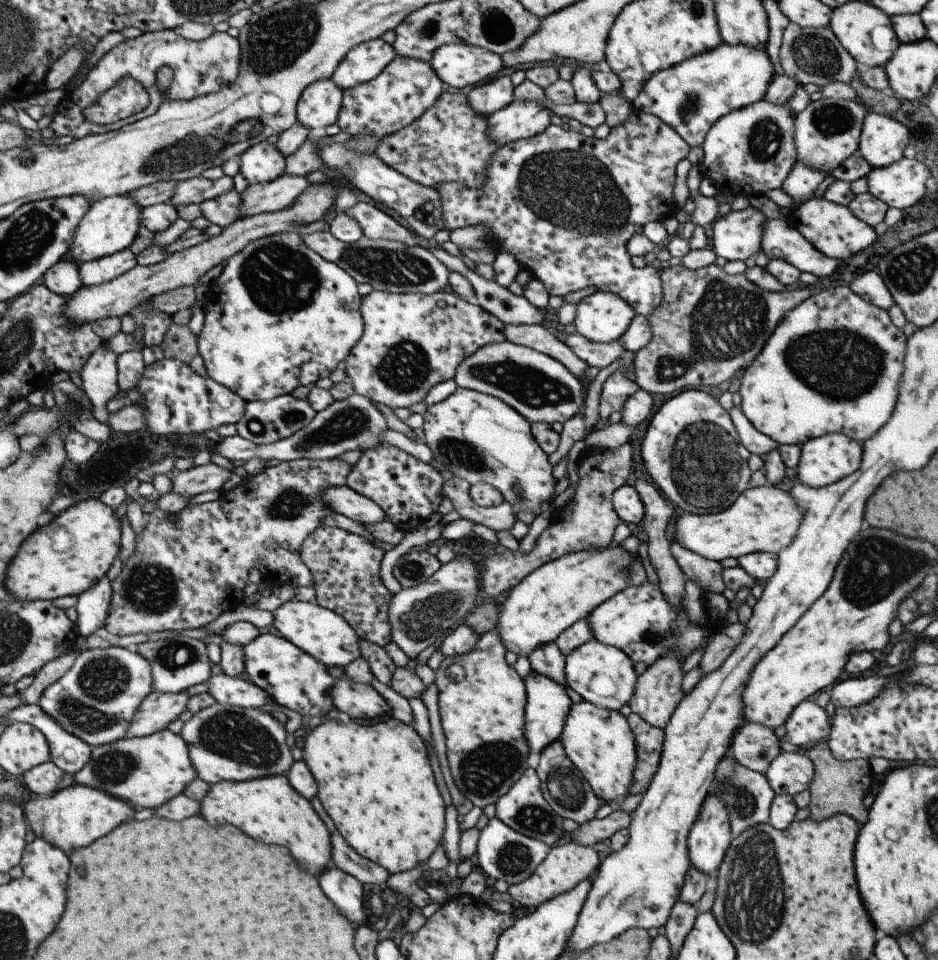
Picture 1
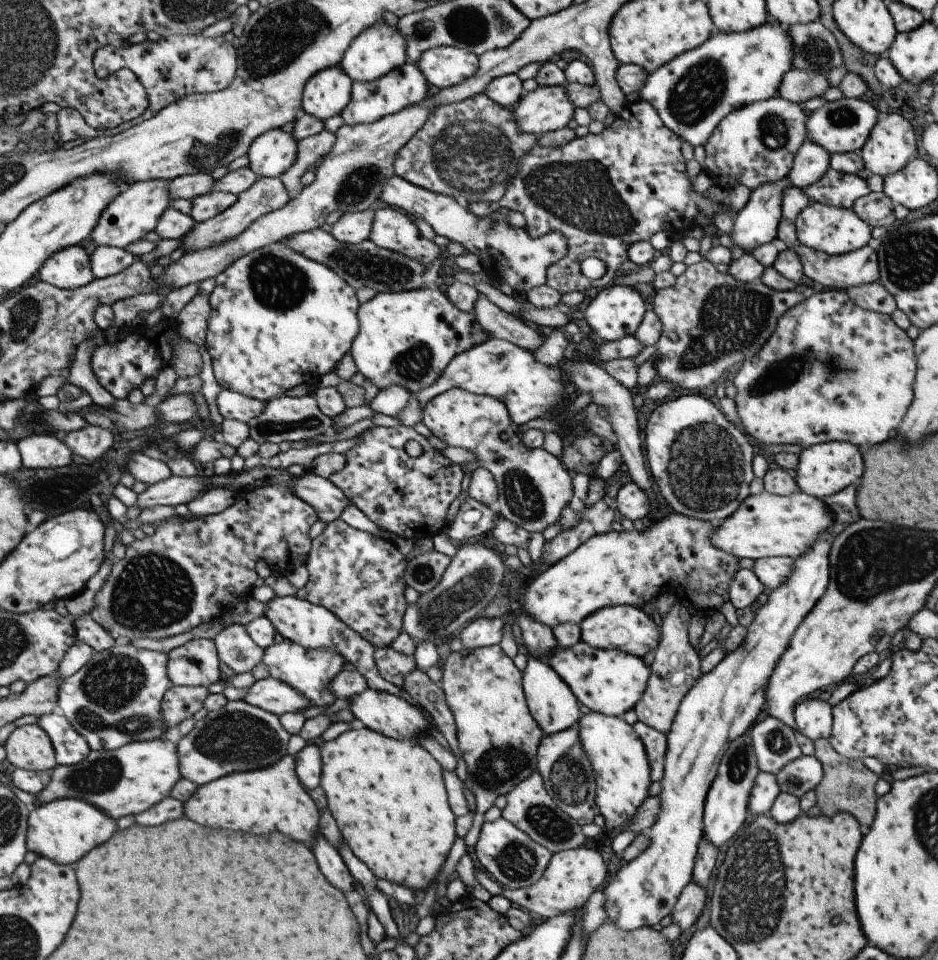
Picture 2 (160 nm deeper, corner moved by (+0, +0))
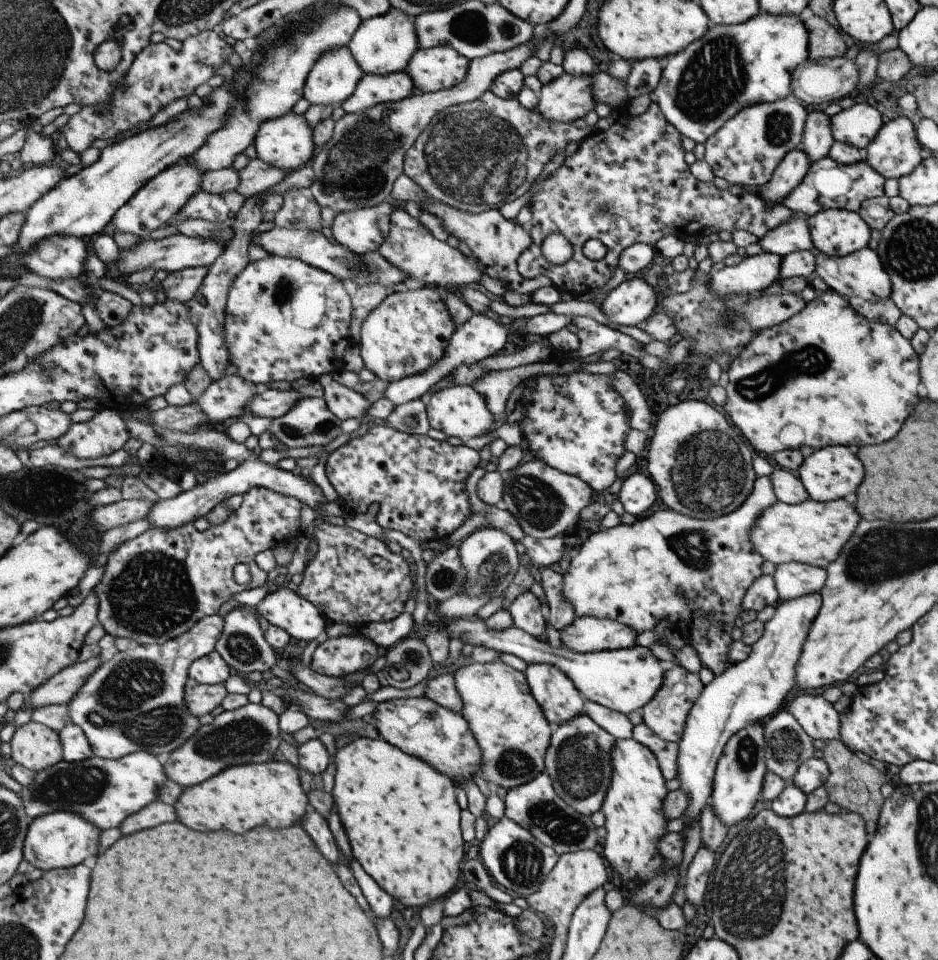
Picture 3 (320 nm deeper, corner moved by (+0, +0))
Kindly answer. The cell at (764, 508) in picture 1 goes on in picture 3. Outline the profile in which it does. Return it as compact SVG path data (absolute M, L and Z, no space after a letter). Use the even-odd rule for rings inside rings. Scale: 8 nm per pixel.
M808 499L800 504L776 501L767 506L751 526L749 542L761 560L774 565L794 561L825 569L839 556L843 544L849 540L859 520L859 514L843 499L828 502Z

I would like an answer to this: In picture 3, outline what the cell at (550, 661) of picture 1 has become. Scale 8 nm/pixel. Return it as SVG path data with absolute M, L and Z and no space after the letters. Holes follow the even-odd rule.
M531 592L519 594L509 604L508 612L511 616L512 627L533 637L542 635L545 631L539 601Z

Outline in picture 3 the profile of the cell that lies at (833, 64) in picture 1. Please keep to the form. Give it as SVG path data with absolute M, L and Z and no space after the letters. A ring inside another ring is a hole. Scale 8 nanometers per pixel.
M812 16L802 23L807 30L807 58L809 60L843 57L847 46L833 26L829 26L825 20L817 16Z

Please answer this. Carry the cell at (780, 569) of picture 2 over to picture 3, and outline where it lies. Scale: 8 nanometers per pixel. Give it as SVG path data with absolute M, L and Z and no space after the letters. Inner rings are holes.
M792 561L777 564L771 578L780 601L785 601L820 592L825 576L825 569Z

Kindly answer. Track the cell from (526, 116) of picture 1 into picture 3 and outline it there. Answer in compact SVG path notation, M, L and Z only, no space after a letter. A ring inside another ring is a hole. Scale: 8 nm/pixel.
M563 72L552 82L543 84L538 95L535 112L547 122L572 123L581 119L587 112L593 109L591 98L591 76L571 76Z

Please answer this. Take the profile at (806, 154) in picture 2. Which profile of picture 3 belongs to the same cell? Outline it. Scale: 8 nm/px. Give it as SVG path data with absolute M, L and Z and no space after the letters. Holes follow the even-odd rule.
M822 110L808 111L799 148L807 156L810 164L827 157L827 152L833 144L829 132L829 117L823 114Z

